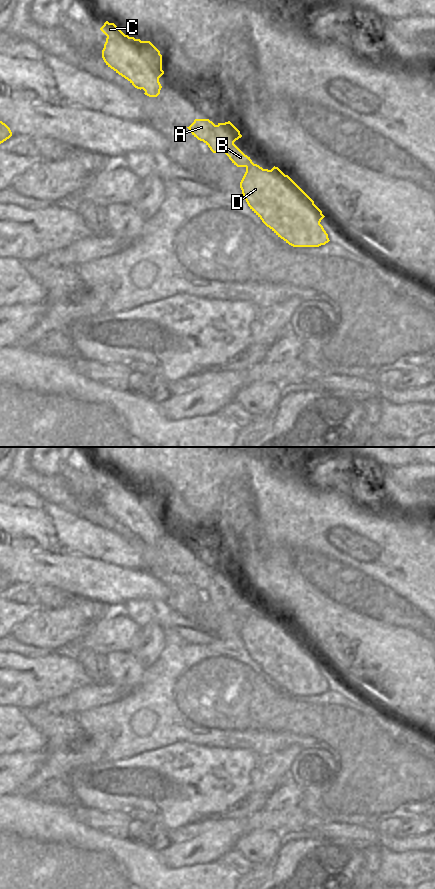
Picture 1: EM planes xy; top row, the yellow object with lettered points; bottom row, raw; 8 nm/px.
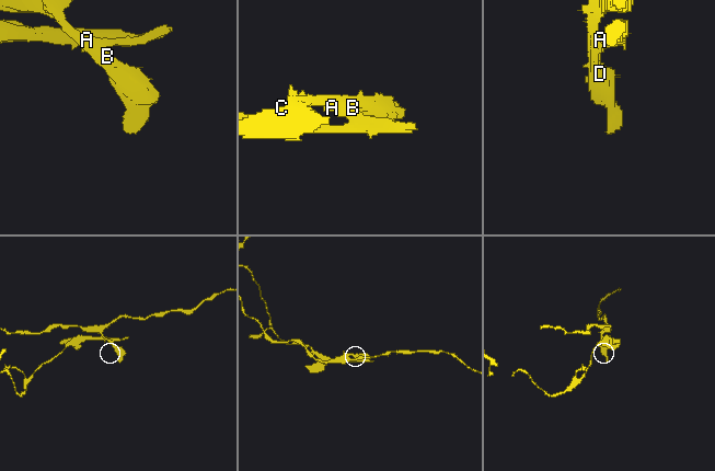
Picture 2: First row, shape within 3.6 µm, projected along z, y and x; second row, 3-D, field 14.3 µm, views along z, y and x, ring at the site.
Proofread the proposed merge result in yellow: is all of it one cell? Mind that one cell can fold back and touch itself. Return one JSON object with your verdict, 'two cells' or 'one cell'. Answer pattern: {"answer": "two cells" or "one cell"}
{"answer": "two cells"}

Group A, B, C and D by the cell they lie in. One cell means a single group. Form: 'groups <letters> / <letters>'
groups A C D / B

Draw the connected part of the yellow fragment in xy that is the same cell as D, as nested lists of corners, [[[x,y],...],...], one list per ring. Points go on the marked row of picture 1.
[[[257,164],[246,167],[240,182],[242,194],[250,209],[278,237],[293,247],[319,247],[330,240],[320,224],[325,217],[314,201],[278,167],[263,169]]]

